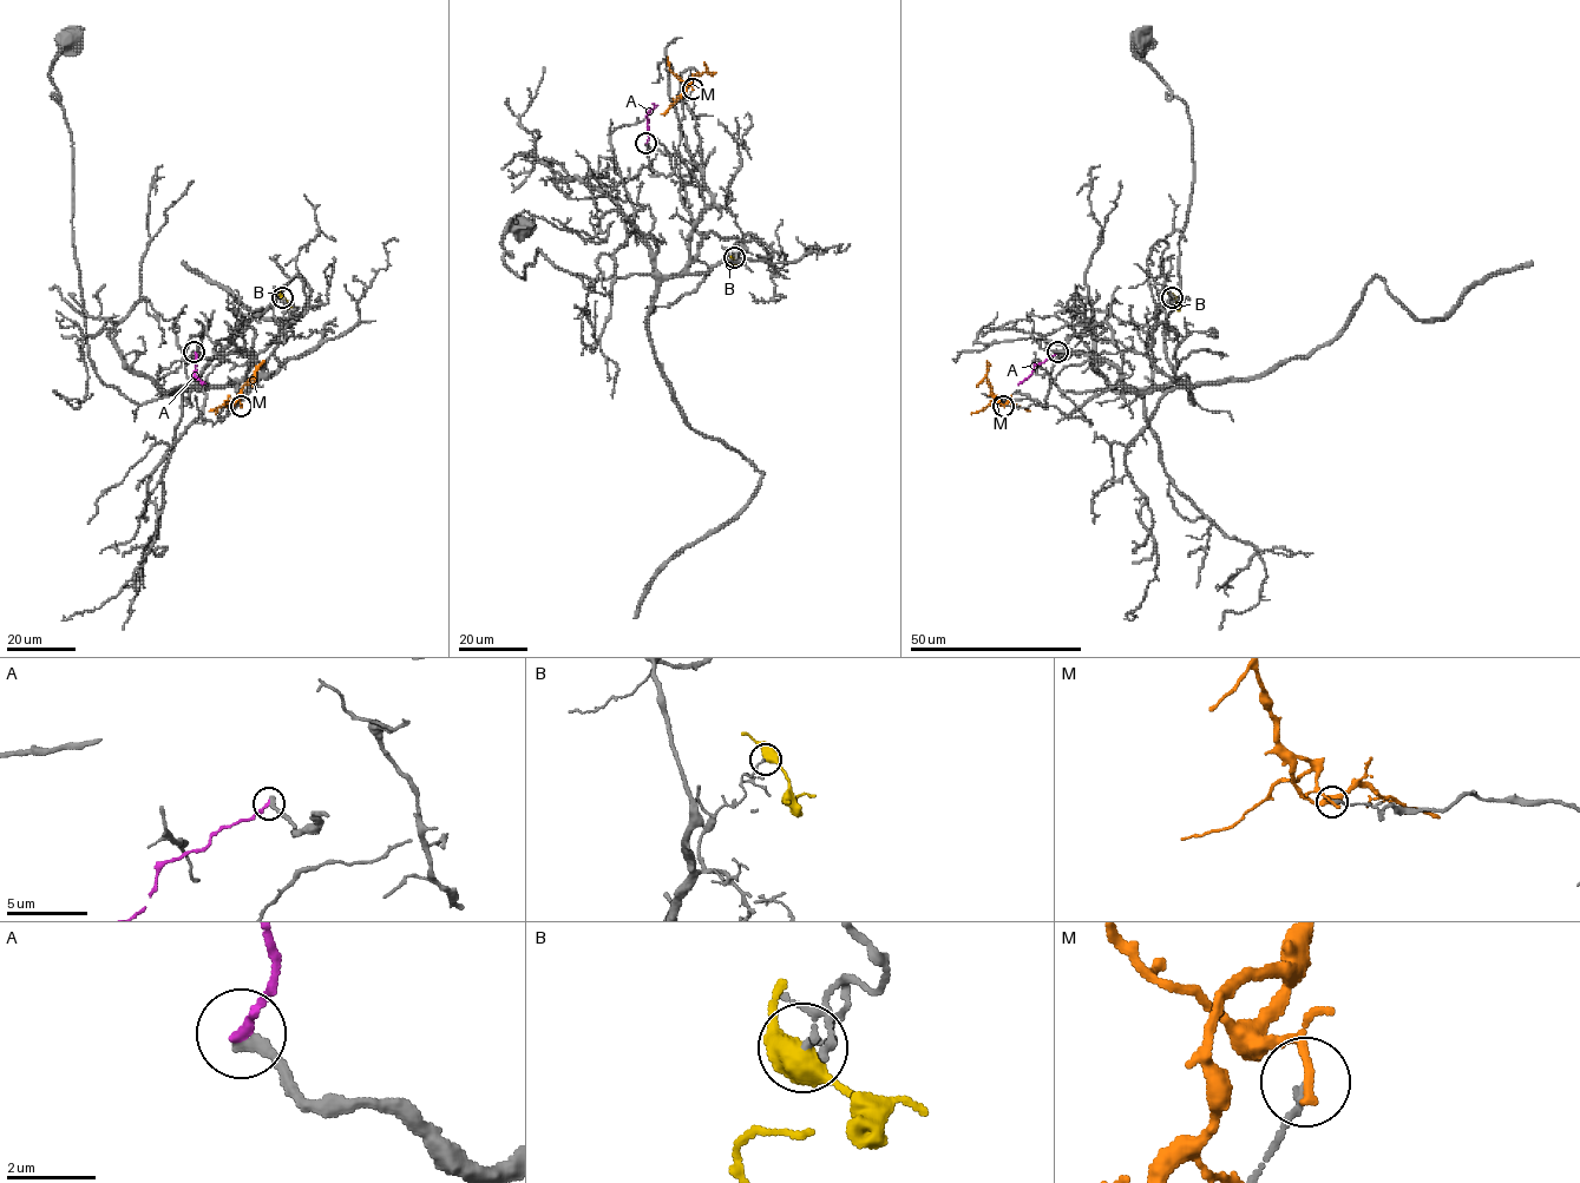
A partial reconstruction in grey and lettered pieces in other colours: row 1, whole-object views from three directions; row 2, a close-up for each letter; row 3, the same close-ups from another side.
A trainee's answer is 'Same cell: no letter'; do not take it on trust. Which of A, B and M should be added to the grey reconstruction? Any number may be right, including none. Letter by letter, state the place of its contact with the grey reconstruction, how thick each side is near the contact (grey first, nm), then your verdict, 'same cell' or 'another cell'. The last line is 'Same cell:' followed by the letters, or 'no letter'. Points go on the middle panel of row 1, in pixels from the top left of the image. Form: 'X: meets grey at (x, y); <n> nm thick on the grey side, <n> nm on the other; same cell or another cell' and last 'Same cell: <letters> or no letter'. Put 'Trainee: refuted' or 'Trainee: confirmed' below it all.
A: meets grey at (646, 143); 280 nm thick on the grey side, 240 nm on the other; another cell
B: meets grey at (734, 257); 140 nm thick on the grey side, 500 nm on the other; another cell
M: meets grey at (693, 89); 170 nm thick on the grey side, 200 nm on the other; another cell
Same cell: no letter
Trainee: confirmed

